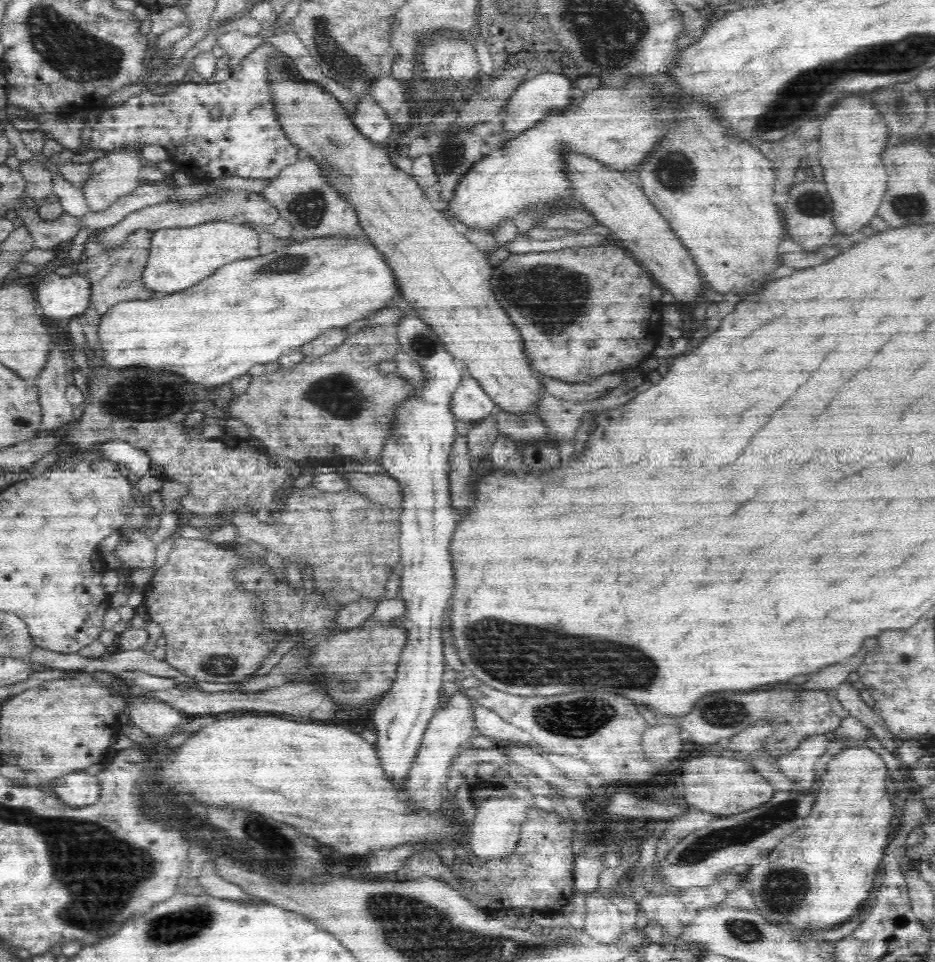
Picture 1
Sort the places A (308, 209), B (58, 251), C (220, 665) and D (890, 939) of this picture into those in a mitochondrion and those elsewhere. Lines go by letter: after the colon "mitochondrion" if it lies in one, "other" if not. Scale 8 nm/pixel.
A: mitochondrion
B: other
C: mitochondrion
D: other

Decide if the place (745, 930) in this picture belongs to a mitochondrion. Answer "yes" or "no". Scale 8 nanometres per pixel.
yes

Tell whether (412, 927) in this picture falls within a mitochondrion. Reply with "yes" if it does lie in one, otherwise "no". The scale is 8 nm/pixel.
yes

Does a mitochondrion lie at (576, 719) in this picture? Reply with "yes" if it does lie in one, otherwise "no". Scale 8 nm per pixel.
yes

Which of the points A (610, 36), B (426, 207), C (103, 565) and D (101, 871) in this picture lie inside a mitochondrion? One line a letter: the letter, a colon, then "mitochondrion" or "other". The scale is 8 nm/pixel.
A: mitochondrion
B: other
C: other
D: mitochondrion

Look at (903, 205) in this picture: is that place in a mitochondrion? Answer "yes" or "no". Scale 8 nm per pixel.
yes

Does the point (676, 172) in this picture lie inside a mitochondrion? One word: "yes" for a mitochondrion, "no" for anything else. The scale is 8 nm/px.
yes

